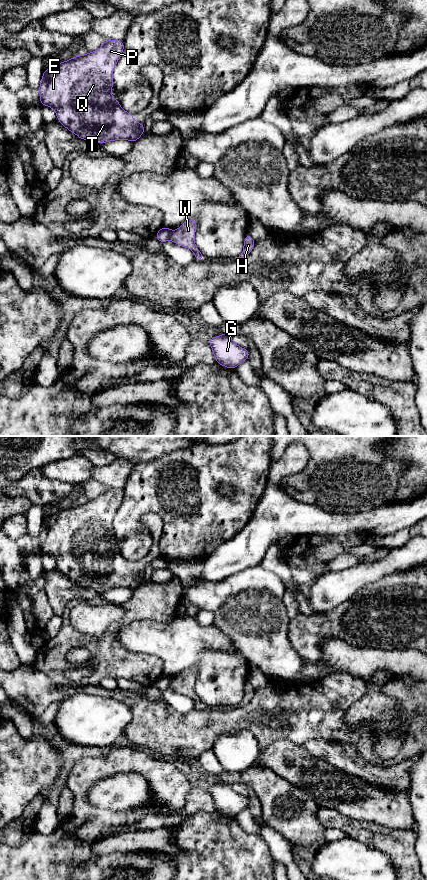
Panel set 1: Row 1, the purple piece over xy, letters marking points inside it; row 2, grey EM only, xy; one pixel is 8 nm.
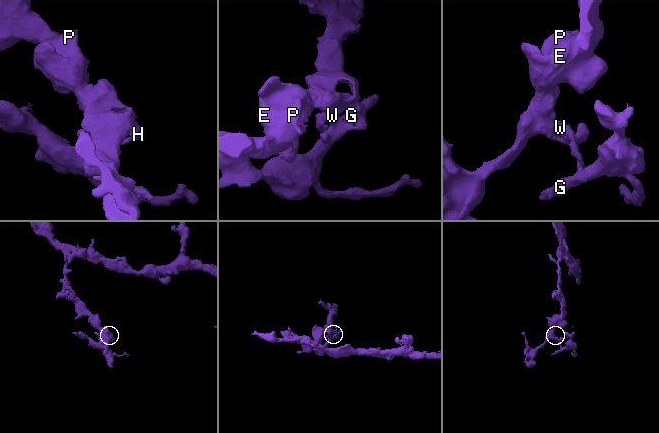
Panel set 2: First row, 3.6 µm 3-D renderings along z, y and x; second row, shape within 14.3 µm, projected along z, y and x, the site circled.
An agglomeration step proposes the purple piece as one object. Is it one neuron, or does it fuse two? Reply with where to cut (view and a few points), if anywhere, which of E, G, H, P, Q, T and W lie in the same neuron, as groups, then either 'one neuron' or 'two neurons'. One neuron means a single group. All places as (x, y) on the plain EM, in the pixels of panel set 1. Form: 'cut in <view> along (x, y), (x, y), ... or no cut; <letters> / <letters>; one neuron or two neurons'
cut in xy along (170, 680), (171, 687); E H P Q T W / G; two neurons

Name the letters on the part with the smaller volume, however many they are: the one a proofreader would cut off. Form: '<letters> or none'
G

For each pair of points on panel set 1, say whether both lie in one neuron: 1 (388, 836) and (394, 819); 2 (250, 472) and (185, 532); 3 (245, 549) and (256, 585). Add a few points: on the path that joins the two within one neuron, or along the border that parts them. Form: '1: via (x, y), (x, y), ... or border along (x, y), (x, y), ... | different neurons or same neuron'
1: border along (381, 825), (387, 828), (412, 829) | different neurons
2: via (248, 493), (225, 516), (206, 519) | same neuron
3: border along (258, 565), (245, 568), (229, 577) | different neurons

